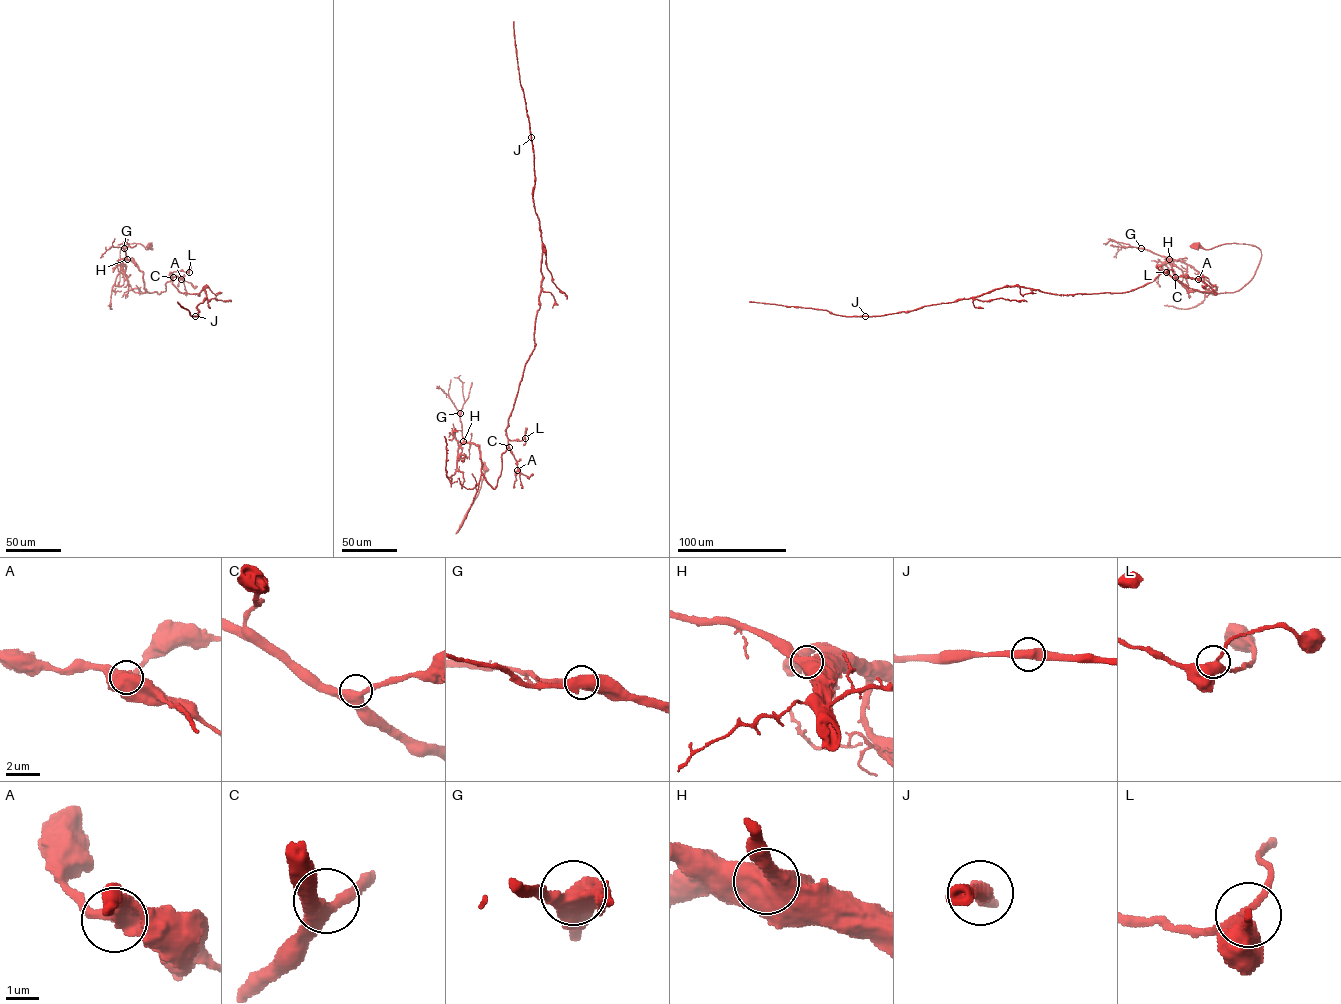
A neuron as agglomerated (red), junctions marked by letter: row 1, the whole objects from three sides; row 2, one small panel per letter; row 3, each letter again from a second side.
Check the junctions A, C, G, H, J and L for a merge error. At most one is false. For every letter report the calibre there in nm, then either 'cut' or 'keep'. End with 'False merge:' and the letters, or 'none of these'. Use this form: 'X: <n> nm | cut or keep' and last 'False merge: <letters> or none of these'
A: 500 nm | keep
C: 440 nm | keep
G: 480 nm | keep
H: 700 nm | keep
J: 500 nm | keep
L: 440 nm | keep
False merge: none of these

